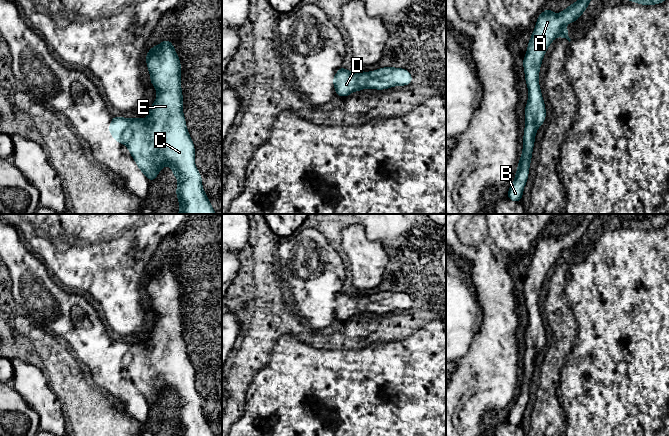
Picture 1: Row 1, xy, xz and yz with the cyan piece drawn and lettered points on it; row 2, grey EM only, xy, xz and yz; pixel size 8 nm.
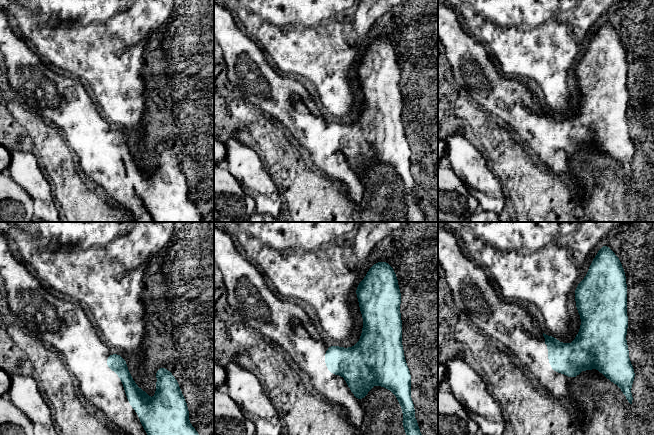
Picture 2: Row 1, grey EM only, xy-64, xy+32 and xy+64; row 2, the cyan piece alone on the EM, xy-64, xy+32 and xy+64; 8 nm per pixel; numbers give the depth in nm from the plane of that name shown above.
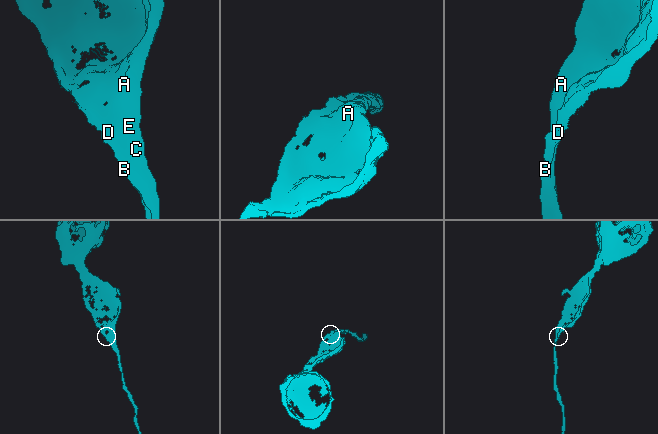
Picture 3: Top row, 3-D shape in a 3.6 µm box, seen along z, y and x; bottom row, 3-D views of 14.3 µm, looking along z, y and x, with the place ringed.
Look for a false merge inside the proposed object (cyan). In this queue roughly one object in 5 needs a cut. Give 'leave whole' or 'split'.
leave whole

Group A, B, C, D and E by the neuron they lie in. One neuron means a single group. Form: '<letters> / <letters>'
A B C D E

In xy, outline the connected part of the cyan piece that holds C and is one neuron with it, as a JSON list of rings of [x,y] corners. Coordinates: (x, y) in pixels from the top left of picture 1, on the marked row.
[[[164,39],[159,45],[150,48],[145,58],[150,82],[157,91],[147,118],[113,116],[108,131],[117,143],[127,146],[139,170],[149,182],[156,179],[164,166],[172,168],[172,174],[179,180],[176,187],[176,197],[180,203],[178,214],[216,214],[203,190],[202,176],[195,165],[195,146],[183,114],[181,62],[176,50],[171,41]]]

